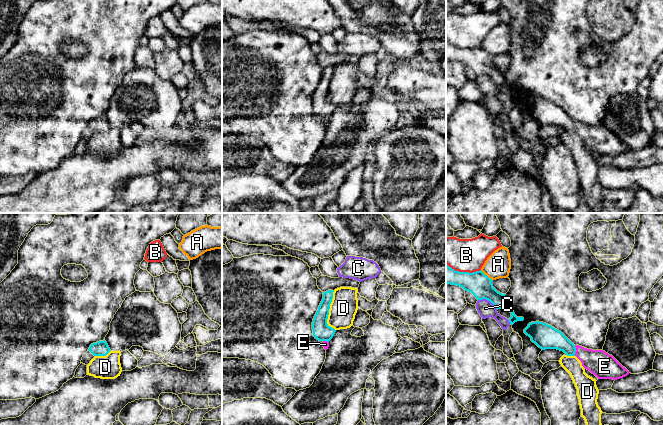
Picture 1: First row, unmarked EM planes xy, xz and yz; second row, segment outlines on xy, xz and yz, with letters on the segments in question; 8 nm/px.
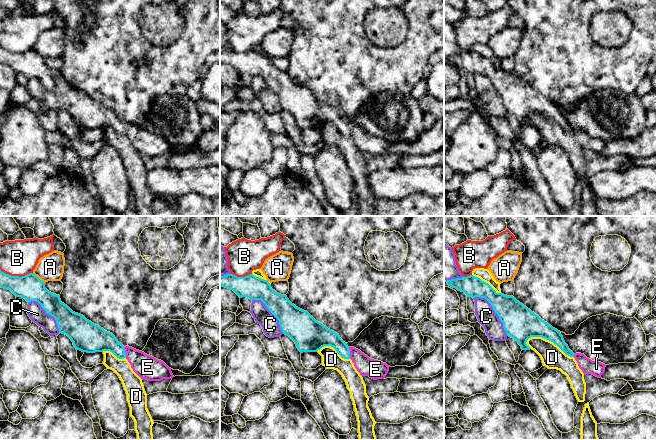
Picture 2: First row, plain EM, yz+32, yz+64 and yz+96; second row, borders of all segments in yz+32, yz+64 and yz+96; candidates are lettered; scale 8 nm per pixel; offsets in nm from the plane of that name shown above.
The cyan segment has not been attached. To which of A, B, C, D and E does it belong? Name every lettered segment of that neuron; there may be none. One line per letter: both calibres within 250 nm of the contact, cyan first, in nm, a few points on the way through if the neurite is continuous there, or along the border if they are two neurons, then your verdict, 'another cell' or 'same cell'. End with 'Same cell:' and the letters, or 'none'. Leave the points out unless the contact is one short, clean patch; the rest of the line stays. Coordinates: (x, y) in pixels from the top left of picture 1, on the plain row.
A: calibres 190 and 200 nm; another cell
B: calibres 190 and 280 nm; border yz (446, 39), (459, 47), (475, 48), (480, 46); another cell
C: calibres 190 and 140 nm; another cell
D: calibres 140 and 220 nm; another cell
E: calibres 180 and 200 nm; way yz (548, 113), (558, 116), (575, 127), (601, 140); same cell
Same cell: E

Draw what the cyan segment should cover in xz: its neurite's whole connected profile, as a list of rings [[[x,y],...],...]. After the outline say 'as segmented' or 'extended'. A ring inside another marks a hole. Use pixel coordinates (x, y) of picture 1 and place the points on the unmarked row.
[[[333,66],[323,68],[323,75],[313,94],[312,106],[315,115],[322,118],[325,126],[329,123],[329,117],[333,114],[336,106],[327,100],[330,80],[333,75]]]; extended

